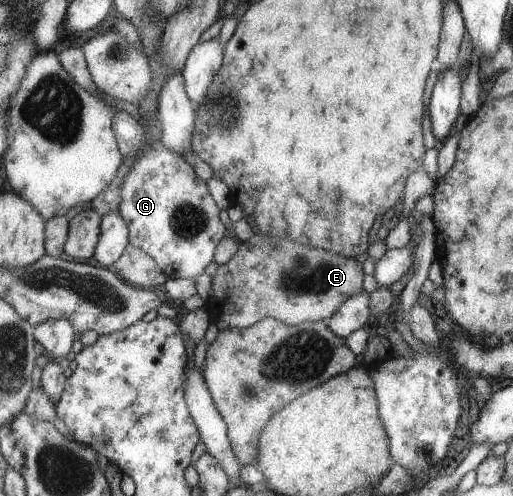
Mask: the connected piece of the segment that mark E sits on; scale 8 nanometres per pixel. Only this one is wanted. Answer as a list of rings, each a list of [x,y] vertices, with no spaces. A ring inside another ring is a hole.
[[[254,234],[242,242],[239,251],[229,263],[218,266],[213,275],[213,293],[205,307],[209,309],[212,322],[219,331],[227,328],[248,328],[265,318],[283,320],[296,326],[303,322],[326,321],[332,318],[348,299],[364,292],[363,281],[363,265],[353,258],[290,239],[275,244],[270,238]]]

